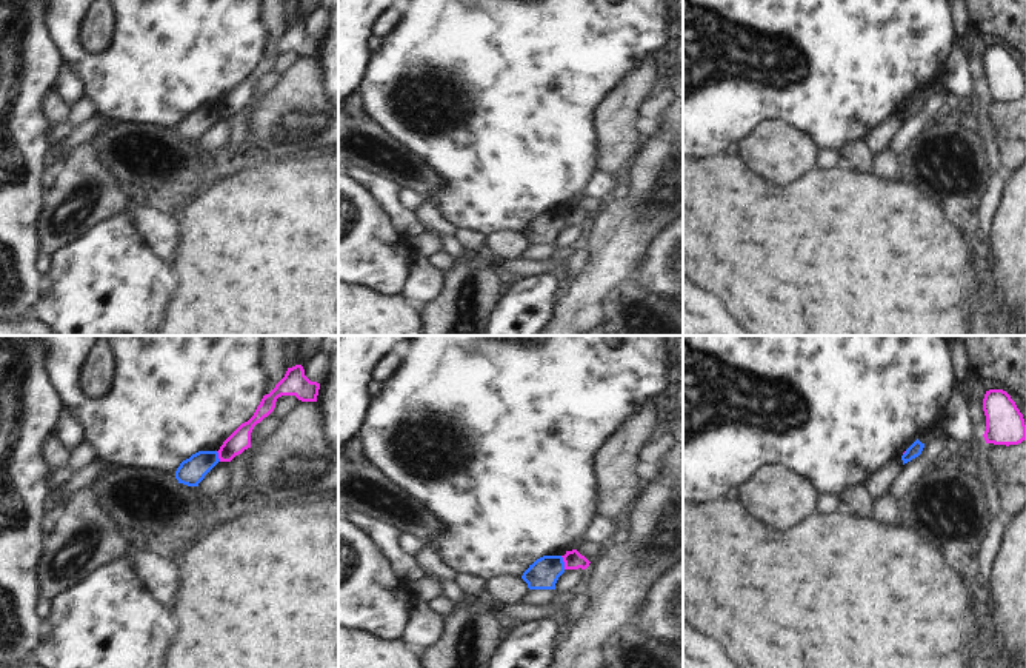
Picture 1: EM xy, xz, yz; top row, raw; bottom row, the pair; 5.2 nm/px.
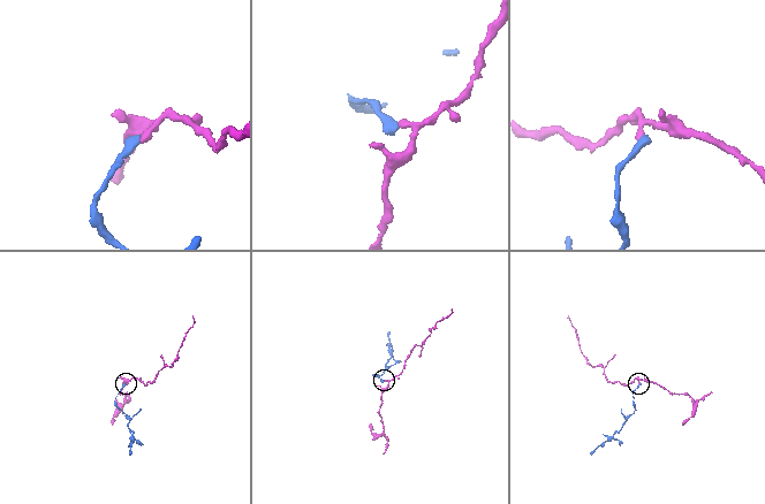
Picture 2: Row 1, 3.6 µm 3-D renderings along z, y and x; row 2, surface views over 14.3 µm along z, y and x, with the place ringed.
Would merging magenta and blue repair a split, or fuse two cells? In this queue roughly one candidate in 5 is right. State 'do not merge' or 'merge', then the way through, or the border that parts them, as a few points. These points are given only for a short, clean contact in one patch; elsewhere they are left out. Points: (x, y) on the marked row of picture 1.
do not merge | along xz (560, 556), (565, 568)

